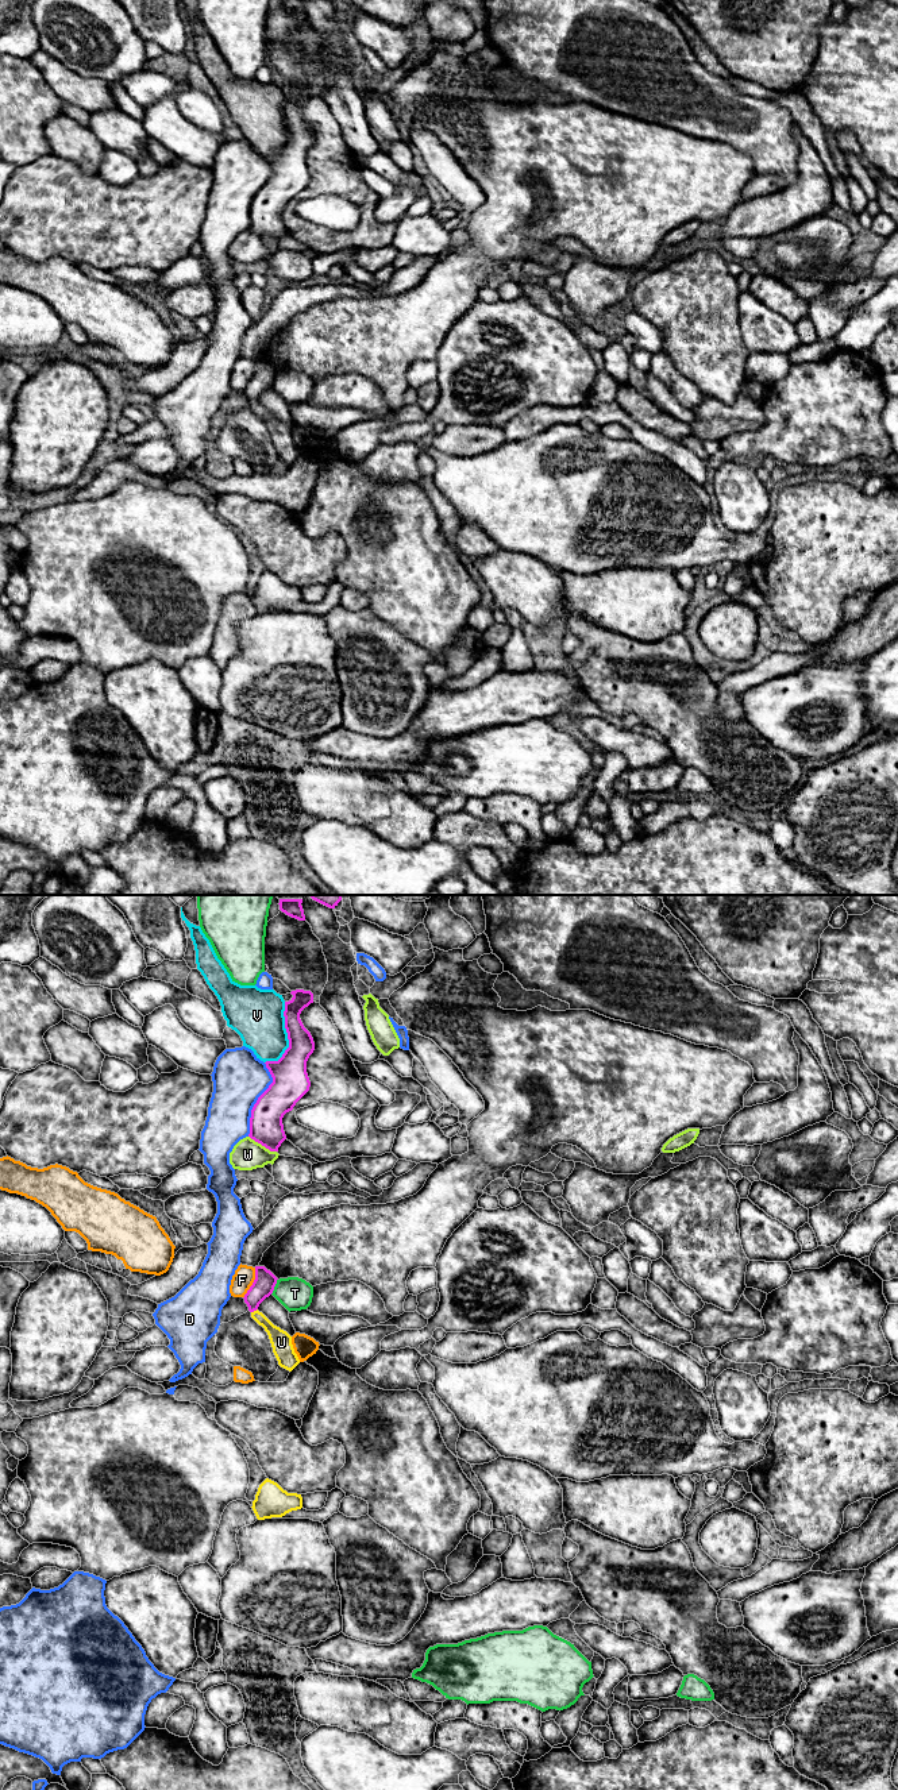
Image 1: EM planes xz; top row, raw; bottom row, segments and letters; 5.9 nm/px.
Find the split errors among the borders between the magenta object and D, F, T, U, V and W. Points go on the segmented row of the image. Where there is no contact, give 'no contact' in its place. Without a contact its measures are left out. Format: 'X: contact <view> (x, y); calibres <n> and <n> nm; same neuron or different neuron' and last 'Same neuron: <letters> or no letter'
D: contact xz (258, 1099); calibres 220 and 320 nm; different neuron
F: contact xz (253, 1283); calibres 130 and 120 nm; different neuron
T: contact xz (273, 1287); calibres 130 and 200 nm; different neuron
U: contact xz (254, 1310); calibres 130 and 130 nm; same neuron
V: contact xz (288, 1037); calibres 220 and 320 nm; different neuron
W: contact xz (262, 1145); calibres 200 and 190 nm; different neuron
Same neuron: U

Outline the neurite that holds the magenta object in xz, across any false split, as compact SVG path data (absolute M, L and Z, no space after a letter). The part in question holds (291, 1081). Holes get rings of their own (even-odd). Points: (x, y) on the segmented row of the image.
M296 989L290 992L293 998L285 1002L285 1029L288 1033L289 1048L285 1050L278 1061L266 1061L273 1083L258 1097L251 1110L250 1134L248 1137L261 1143L270 1151L278 1151L281 1143L286 1139L282 1118L292 1111L296 1103L309 1091L311 1081L307 1073L307 1061L315 1050L315 1042L311 1033L304 1027L300 1014L313 1003L313 994L311 991Z

